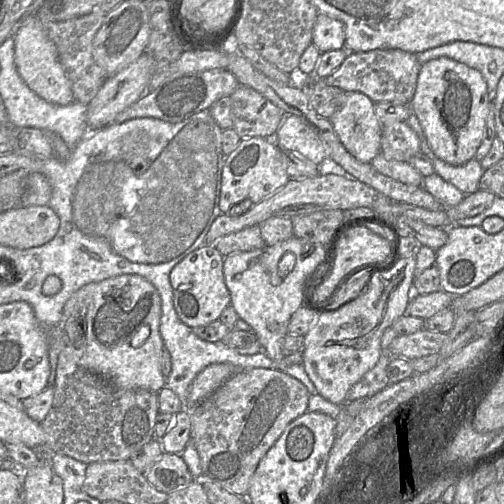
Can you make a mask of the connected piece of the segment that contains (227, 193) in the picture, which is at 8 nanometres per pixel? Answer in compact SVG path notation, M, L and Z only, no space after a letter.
M274 138L241 139L236 149L227 156L222 170L219 208L226 214L241 202L250 200L254 206L283 187L289 179L287 160Z

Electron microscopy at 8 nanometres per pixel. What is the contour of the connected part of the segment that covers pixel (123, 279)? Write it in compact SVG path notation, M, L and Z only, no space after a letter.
M122 274L115 277L107 278L97 282L88 283L77 291L75 291L66 301L62 319L60 322L60 330L65 335L65 342L69 344L75 343L75 347L81 348L81 356L79 365L87 369L96 371L105 376L110 382L121 389L146 389L158 393L165 386L166 380L160 370L161 356L163 352L163 340L160 334L160 317L161 317L161 299L156 287L144 277L137 274Z

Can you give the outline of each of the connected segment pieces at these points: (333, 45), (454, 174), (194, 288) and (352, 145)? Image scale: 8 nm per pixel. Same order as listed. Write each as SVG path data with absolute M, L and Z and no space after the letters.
M318 13L312 33L312 44L323 53L339 50L345 43L344 25L340 20Z
M415 114L405 121L418 135L421 142L421 152L429 158L436 174L458 188L464 195L479 190L479 181L484 173L480 162L474 157L463 165L453 166L439 159L428 145L425 133Z
M203 244L189 253L171 270L169 279L173 290L173 304L179 319L190 328L207 325L219 317L230 305L231 296L224 280L224 256L214 245Z
M347 92L344 107L329 120L344 147L357 160L371 163L381 148L381 125L374 102L361 92Z

